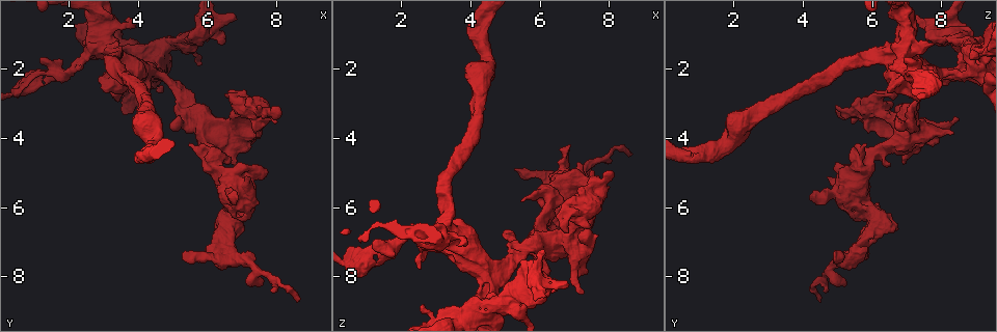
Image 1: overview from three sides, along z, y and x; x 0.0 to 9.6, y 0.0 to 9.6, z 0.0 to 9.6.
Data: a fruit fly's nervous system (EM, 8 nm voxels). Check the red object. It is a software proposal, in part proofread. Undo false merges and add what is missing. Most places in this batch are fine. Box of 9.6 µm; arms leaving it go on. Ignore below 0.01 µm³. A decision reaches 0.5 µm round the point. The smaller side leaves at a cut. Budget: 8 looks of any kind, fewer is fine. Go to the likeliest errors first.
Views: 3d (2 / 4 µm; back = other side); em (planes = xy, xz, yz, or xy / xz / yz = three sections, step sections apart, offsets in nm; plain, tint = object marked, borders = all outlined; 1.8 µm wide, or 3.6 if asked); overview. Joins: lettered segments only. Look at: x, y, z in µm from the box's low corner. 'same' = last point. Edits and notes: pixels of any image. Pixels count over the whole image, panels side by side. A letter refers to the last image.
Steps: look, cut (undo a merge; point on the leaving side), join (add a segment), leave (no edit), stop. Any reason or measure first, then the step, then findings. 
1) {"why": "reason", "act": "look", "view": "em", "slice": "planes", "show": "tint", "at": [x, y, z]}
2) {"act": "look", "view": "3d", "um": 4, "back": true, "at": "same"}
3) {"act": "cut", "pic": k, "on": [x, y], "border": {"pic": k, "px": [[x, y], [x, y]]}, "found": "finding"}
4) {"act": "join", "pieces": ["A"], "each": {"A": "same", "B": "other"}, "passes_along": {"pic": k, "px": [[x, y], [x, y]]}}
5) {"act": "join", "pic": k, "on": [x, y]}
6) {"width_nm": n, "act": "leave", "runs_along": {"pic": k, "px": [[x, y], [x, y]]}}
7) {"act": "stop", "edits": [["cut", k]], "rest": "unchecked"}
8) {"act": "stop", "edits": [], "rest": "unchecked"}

{"why": "sharp bend", "act": "look", "view": "em", "um": 3.6, "slice": "planes", "show": "borders", "at": [5.80, 1.00, 8.50]}

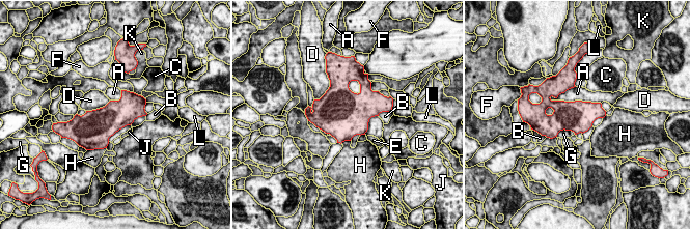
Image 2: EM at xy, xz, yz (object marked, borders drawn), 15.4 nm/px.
{"act": "leave", "each": {"A": "other", "B": "other", "C": "other", "D": "other", "E": "other", "F": "other", "G": "other", "H": "other", "J": "other", "K": "other", "L": "other"}, "border": {"pic": 2, "px": [[110, 101], [102, 107], [86, 111]]}, "found": "one neuron here"}

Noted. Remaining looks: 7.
{"why": "thick turns thin", "act": "look", "view": "em", "um": 3.6, "slice": "planes", "show": "tint", "at": [6.10, 3.90, 7.30]}

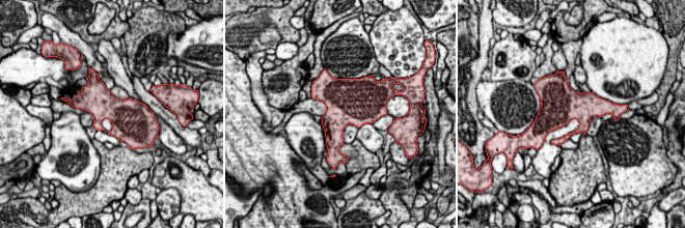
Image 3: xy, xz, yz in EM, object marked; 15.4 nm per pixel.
{"why": "see the neighbours", "act": "look", "view": "em", "um": 3.6, "slice": "planes", "show": "borders", "at": "same"}

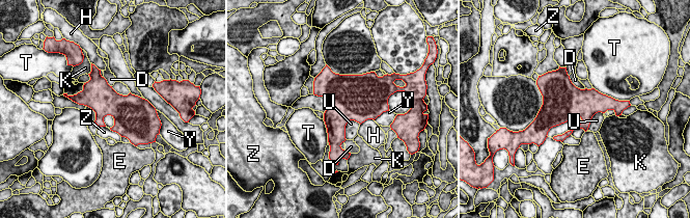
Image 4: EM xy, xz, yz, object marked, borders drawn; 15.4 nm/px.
{"act": "leave", "each": {"D": "other", "E": "other", "H": "other", "K": "other", "T": "other", "U": "other", "Y": "other", "Z": "other"}, "border": {"pic": 4, "px": [[358, 121], [347, 124], [346, 139]]}, "found": "continuous, no second neuron"}

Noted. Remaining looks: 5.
{"why": "sharp bend", "act": "look", "view": "em", "um": 3.6, "slice": "xz", "step": 16, "show": "tint", "at": [6.75, 5.95, 5.65]}

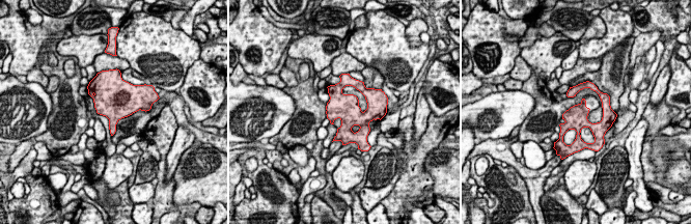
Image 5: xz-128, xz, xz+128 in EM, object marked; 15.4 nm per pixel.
{"act": "look", "view": "em", "um": 3.6, "slice": "xz", "step": 16, "show": "borders", "at": "same"}

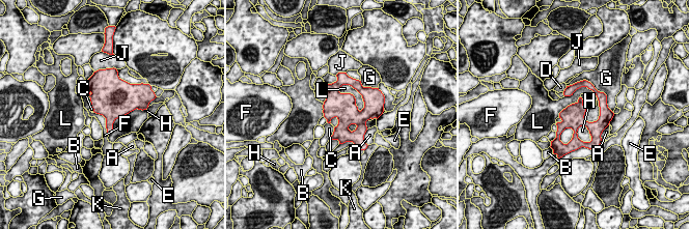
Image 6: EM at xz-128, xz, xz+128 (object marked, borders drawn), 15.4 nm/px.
{"width_nm": 340, "act": "leave", "each": {"A": "other", "B": "other", "C": "other", "D": "other", "E": "other", "F": "other", "G": "other", "H": "other", "J": "other", "K": "other", "L": "other"}, "border": {"pic": 6, "px": [[94, 112], [105, 118], [108, 135]]}, "found": "continuous, no second neuron"}

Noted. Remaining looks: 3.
{"act": "stop", "edits": [], "rest": "unchecked"}

